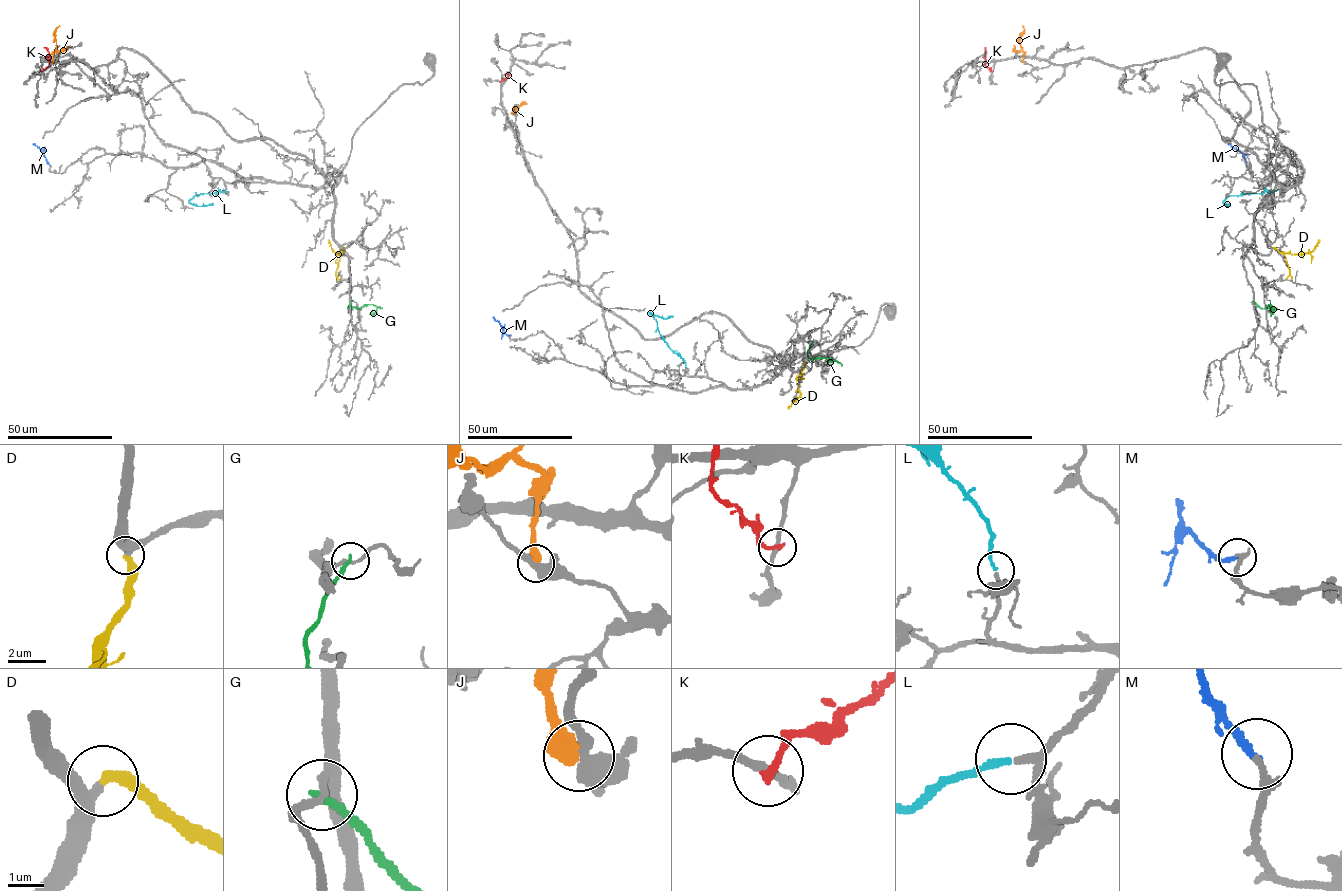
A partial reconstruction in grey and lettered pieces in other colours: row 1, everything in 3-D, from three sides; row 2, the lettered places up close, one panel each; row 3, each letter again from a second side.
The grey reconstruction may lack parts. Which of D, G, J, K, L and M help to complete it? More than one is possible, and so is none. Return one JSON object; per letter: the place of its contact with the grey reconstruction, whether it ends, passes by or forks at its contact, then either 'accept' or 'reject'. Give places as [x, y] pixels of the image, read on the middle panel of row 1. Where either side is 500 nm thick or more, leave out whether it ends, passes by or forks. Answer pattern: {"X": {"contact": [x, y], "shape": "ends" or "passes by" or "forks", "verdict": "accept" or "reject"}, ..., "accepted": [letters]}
{"D": {"contact": [804, 362], "shape": "ends", "verdict": "reject"}, "G": {"contact": [812, 342], "shape": "ends", "verdict": "reject"}, "J": {"contact": [514, 112], "verdict": "reject"}, "K": {"contact": [500, 81], "shape": "ends", "verdict": "reject"}, "L": {"contact": [686, 367], "shape": "ends", "verdict": "accept"}, "M": {"contact": [509, 335], "shape": "ends", "verdict": "accept"}, "accepted": ["L", "M"]}

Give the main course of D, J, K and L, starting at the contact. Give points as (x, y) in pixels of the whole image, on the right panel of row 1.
D: (1273, 247), (1302, 255), (1311, 252), (1319, 239)
J: (1023, 62), (1020, 42), (1022, 25)
K: (993, 71), (985, 65), (985, 47)
L: (1279, 189), (1229, 195), (1223, 201), (1228, 206), (1227, 203)

